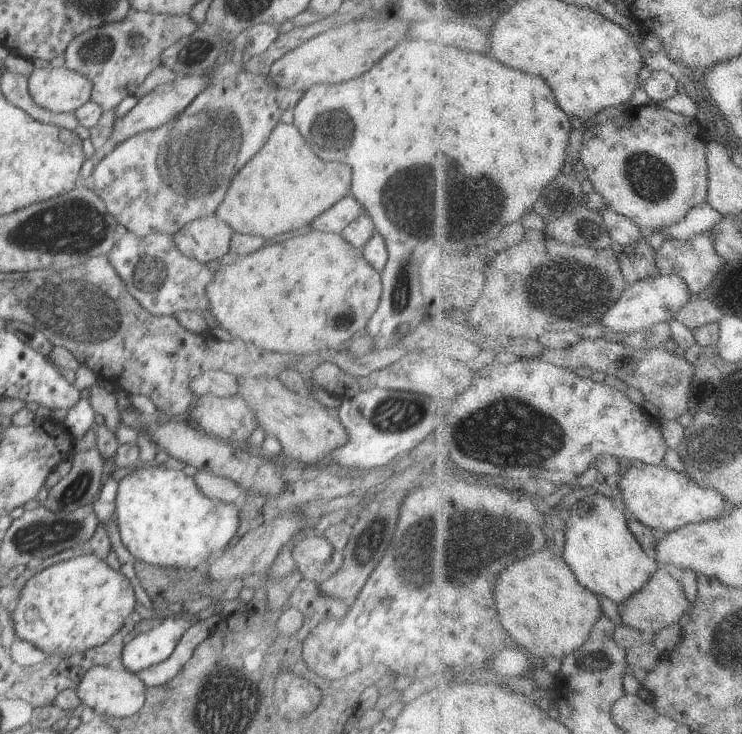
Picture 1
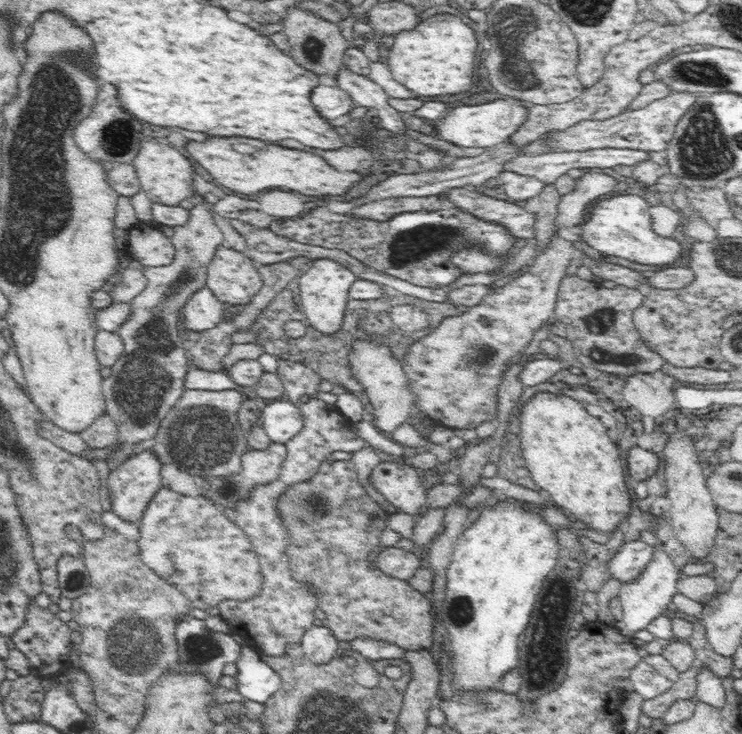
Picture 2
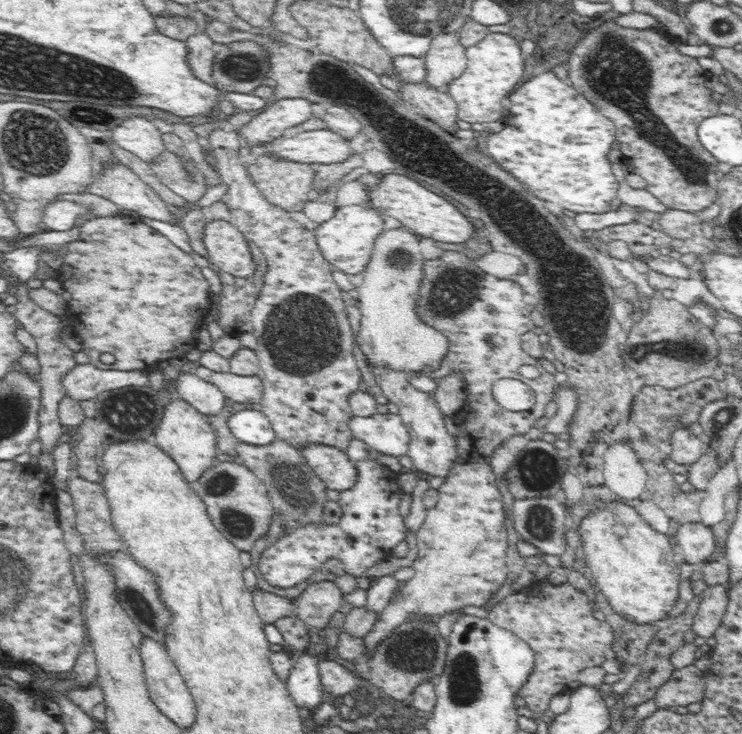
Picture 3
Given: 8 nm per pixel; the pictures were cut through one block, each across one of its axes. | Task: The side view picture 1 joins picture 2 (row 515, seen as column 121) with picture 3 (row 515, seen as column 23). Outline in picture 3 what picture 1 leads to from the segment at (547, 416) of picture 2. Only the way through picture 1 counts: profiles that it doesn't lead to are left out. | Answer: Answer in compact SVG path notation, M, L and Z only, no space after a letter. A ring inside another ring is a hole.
M620 501L608 502L602 509L589 507L589 514L582 519L578 531L585 554L582 563L589 568L591 585L596 586L616 614L635 624L654 624L667 617L675 606L680 584L678 550L670 543L668 535L656 532L634 507Z

